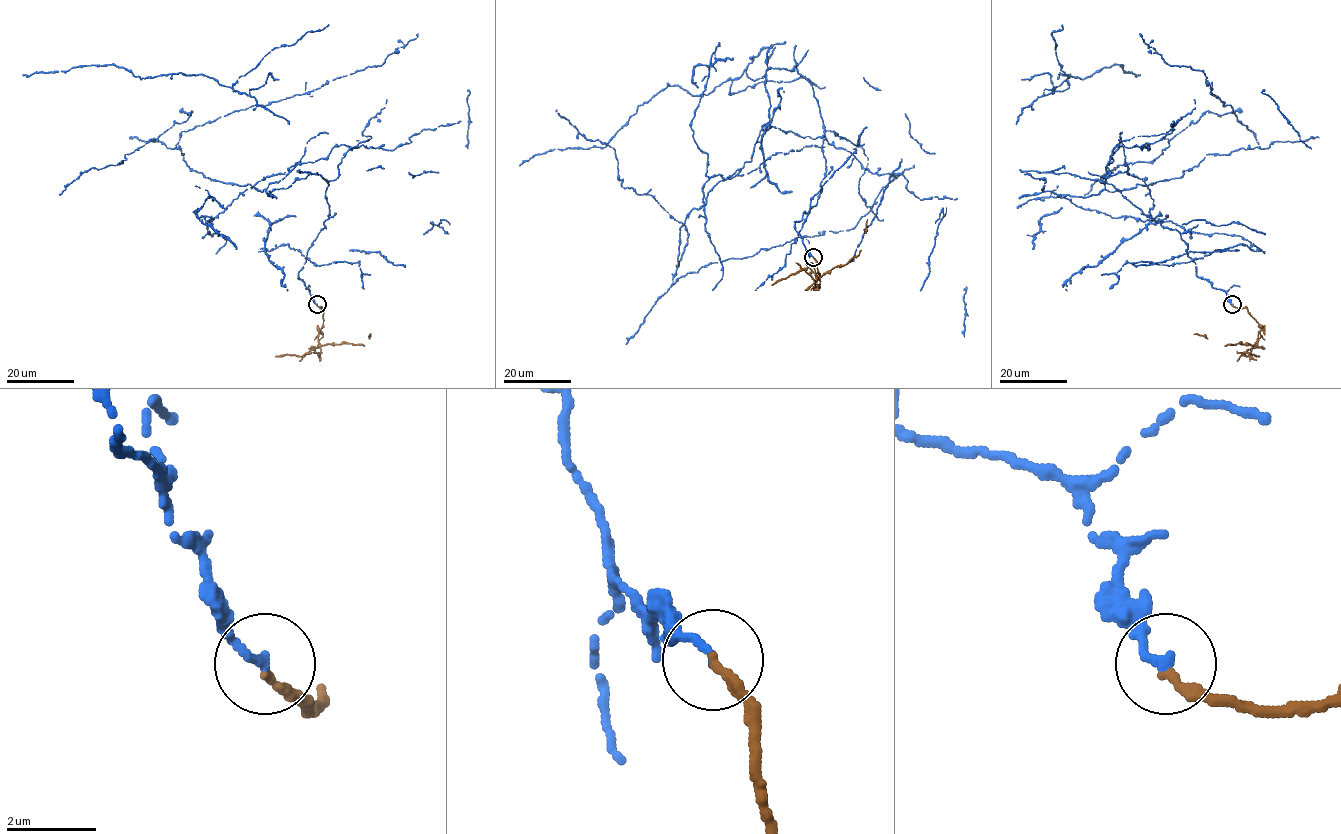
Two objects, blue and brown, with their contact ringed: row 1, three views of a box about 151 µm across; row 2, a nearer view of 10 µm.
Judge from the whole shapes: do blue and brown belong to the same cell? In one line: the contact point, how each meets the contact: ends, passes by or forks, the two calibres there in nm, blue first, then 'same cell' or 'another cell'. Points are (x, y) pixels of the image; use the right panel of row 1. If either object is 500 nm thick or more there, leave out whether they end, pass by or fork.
(1232, 304) | blue ends | brown ends | 220/240 nm | another cell

